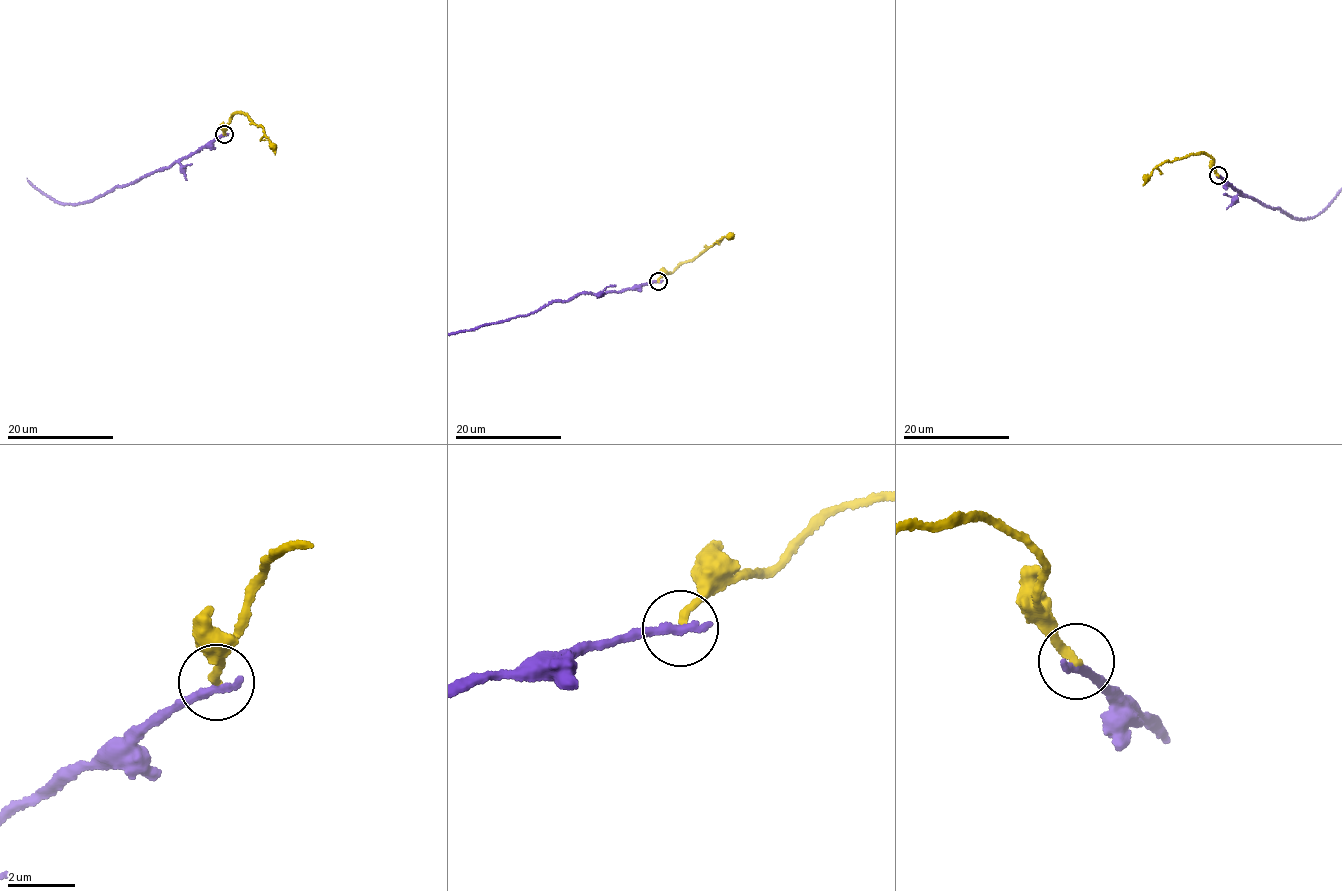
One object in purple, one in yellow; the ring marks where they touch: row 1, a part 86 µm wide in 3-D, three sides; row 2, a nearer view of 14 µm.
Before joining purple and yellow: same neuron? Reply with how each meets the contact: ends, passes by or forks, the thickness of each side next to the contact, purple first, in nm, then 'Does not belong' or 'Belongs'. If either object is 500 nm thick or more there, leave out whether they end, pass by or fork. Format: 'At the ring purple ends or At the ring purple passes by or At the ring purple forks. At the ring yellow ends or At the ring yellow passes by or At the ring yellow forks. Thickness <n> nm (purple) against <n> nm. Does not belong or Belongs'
At the ring purple ends. At the ring yellow ends. Thickness 320 nm (purple) against 240 nm. Does not belong

